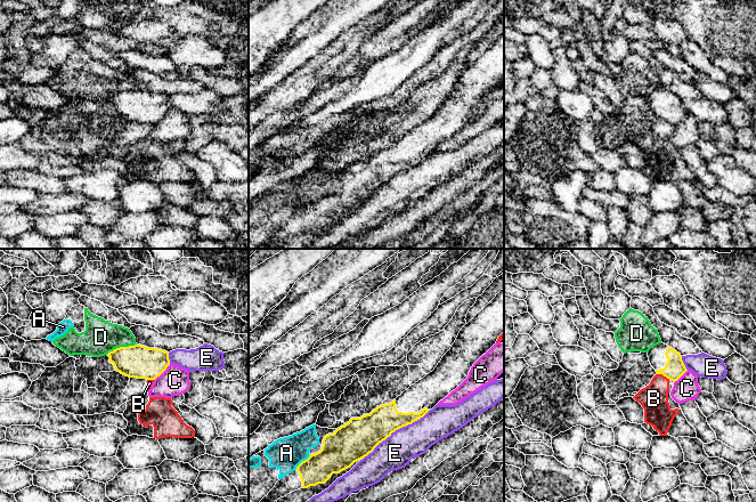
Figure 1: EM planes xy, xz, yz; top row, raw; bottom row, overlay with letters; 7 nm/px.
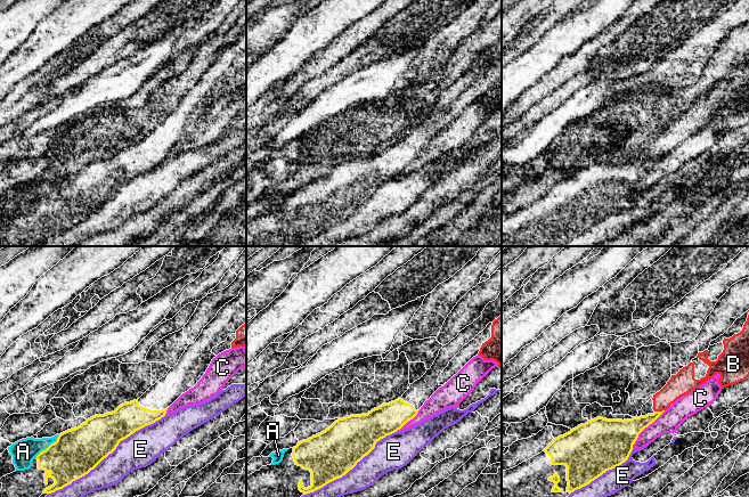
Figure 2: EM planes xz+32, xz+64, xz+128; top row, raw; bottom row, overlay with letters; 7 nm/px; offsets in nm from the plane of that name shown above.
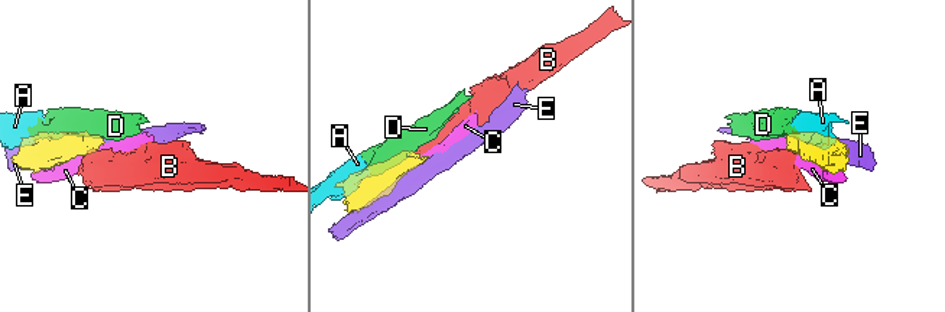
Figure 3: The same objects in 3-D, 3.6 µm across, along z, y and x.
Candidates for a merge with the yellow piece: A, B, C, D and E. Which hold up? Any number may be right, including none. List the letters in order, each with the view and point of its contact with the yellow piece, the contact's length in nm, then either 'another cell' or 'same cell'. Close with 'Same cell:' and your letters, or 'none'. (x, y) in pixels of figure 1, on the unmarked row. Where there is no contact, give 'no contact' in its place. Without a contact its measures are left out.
A: xz (302, 205) | 160 nm | another cell
B: yz (664, 120) | 100 nm | another cell
C: xy (162, 116) | 170 nm | another cell
D: xy (121, 91) | 220 nm | another cell
E: xz (396, 173) | 600 nm | another cell
Same cell: none

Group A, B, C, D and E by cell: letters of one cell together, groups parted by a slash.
A D / B / C / E

